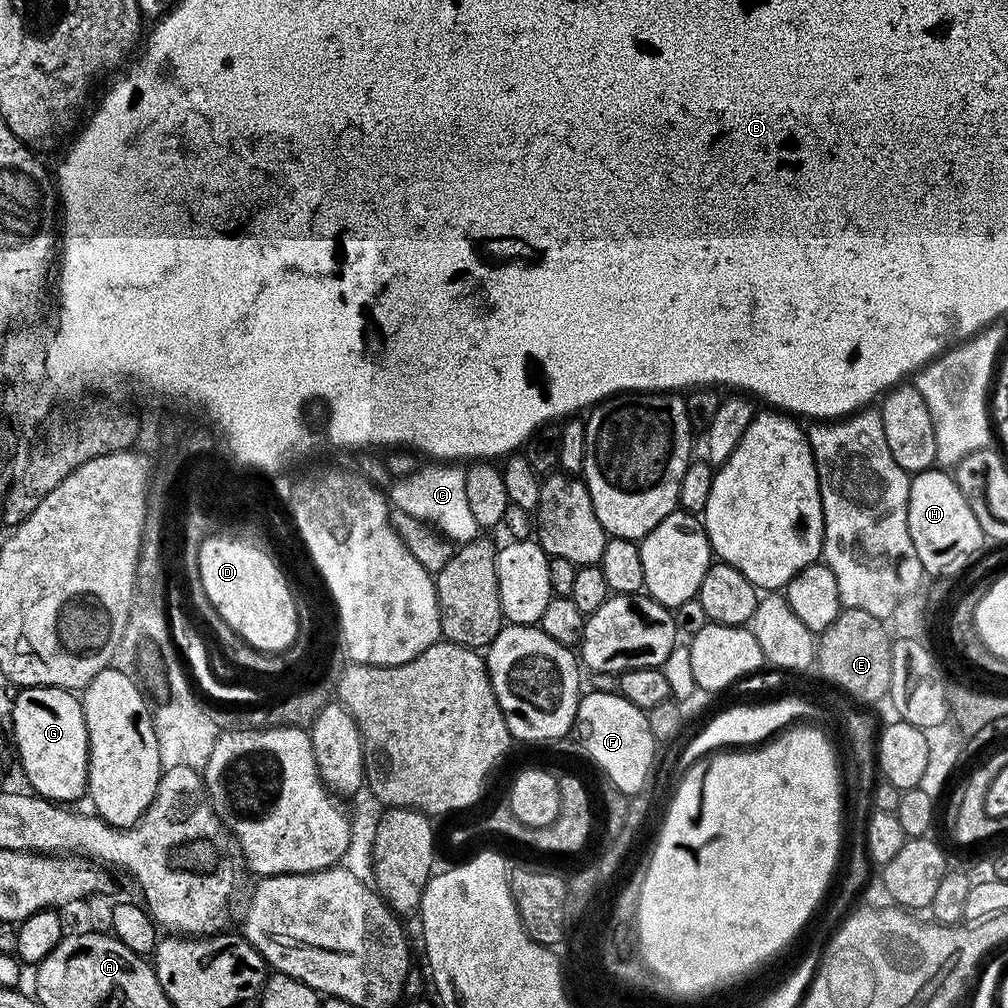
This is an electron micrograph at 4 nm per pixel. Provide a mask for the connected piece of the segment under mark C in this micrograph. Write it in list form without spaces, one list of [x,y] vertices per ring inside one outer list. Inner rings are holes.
[[[428,462],[417,467],[404,479],[397,479],[390,488],[390,504],[392,508],[404,510],[420,519],[436,530],[442,528],[476,528],[476,523],[470,511],[466,498],[466,478],[464,468],[449,466],[444,462]]]

